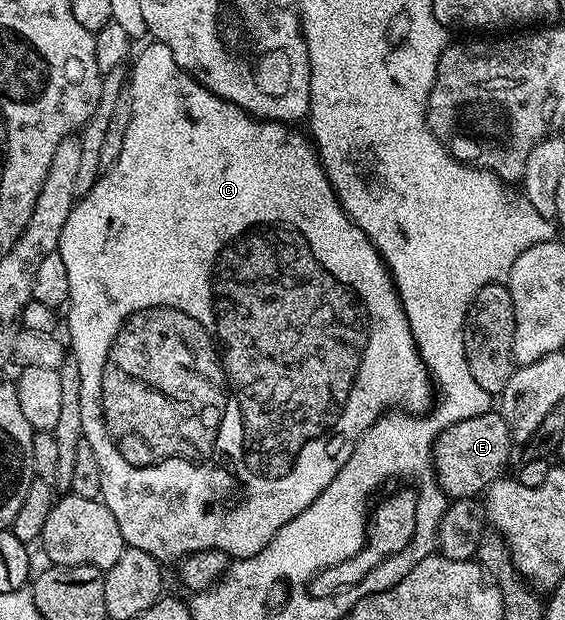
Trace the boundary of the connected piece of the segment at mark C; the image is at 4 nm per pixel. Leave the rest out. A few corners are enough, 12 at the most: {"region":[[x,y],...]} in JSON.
{"region":[[163,42],[70,209],[100,500],[251,558],[436,387],[317,149]]}

